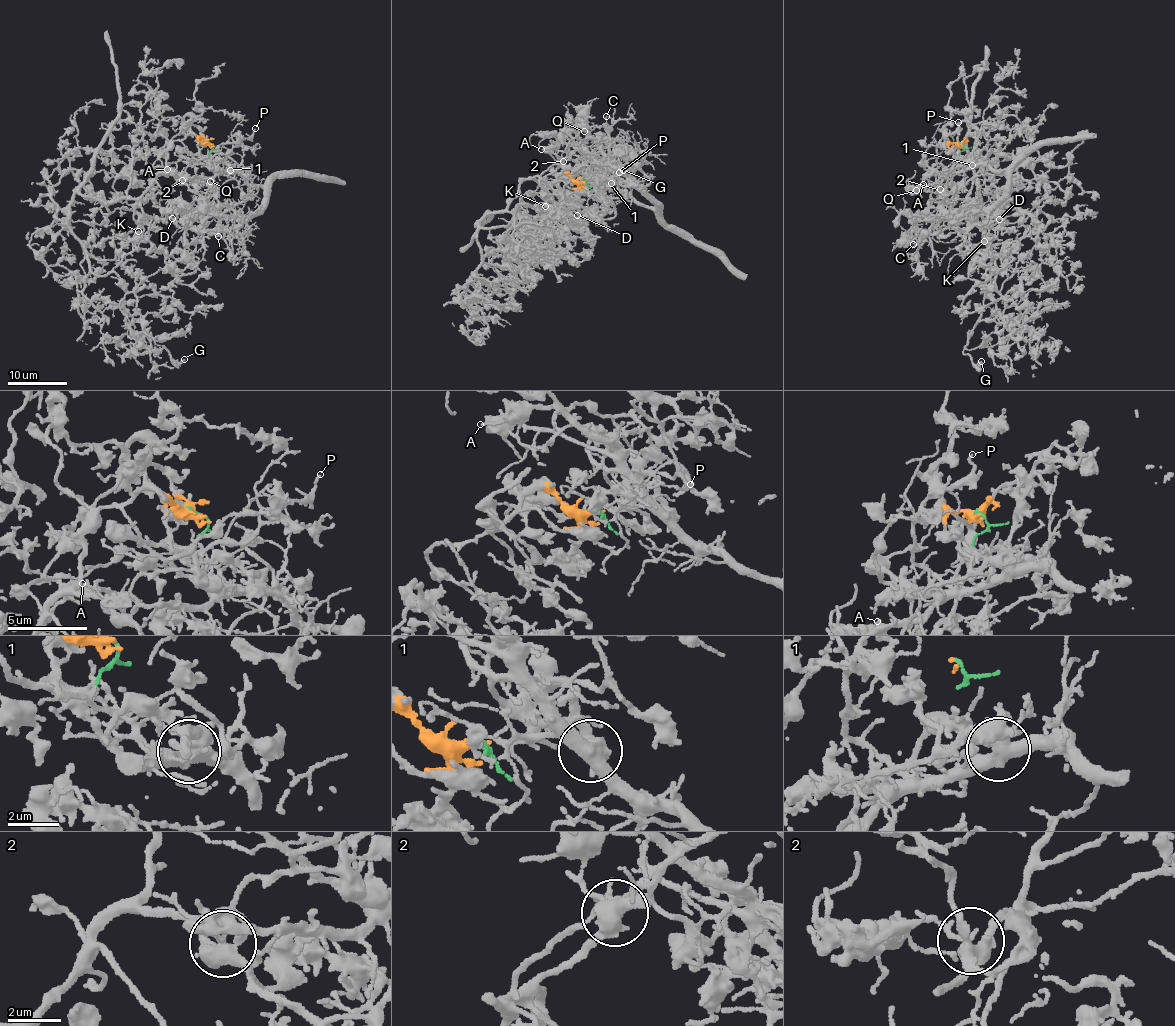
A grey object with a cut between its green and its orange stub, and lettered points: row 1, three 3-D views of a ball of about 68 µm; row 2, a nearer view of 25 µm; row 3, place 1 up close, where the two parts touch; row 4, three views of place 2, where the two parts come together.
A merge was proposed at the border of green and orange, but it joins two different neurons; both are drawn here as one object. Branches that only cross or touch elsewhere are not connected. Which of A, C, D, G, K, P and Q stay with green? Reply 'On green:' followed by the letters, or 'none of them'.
On green: A, C, Q

